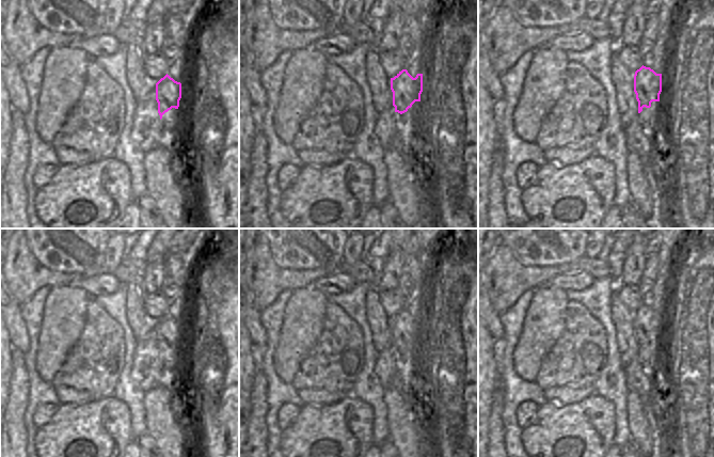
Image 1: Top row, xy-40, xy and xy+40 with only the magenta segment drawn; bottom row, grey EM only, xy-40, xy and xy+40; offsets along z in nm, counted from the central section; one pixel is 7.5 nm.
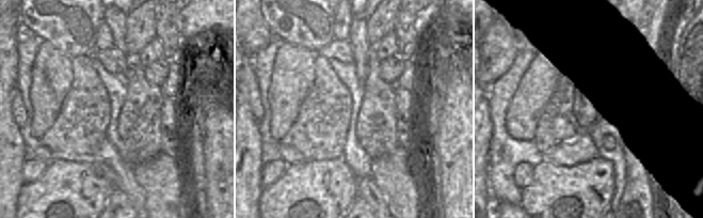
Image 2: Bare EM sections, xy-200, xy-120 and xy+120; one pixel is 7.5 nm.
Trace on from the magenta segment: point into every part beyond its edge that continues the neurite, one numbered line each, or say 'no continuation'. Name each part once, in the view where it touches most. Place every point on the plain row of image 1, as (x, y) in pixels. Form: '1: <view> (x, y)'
no continuation.

